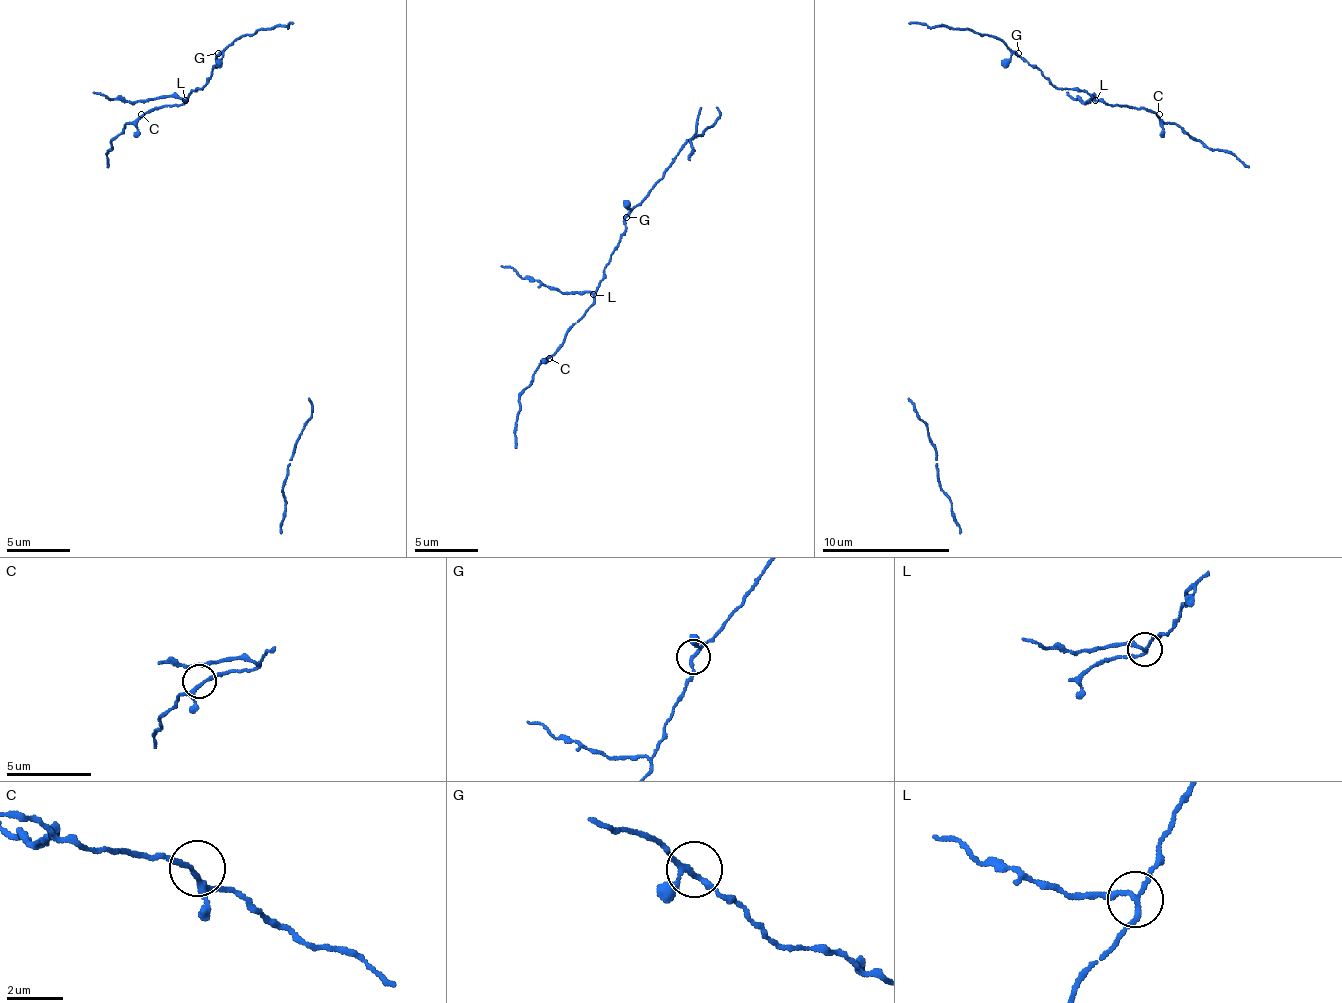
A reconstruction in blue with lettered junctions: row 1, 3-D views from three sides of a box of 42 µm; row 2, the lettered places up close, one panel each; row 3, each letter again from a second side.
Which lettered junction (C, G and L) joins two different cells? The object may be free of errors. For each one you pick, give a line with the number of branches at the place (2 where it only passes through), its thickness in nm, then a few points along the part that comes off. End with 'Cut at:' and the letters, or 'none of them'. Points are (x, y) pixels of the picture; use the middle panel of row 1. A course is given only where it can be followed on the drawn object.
L: branches 3; calibre 170 nm; course (594, 294), (555, 290), (520, 278), (501, 265)
Cut at: L

